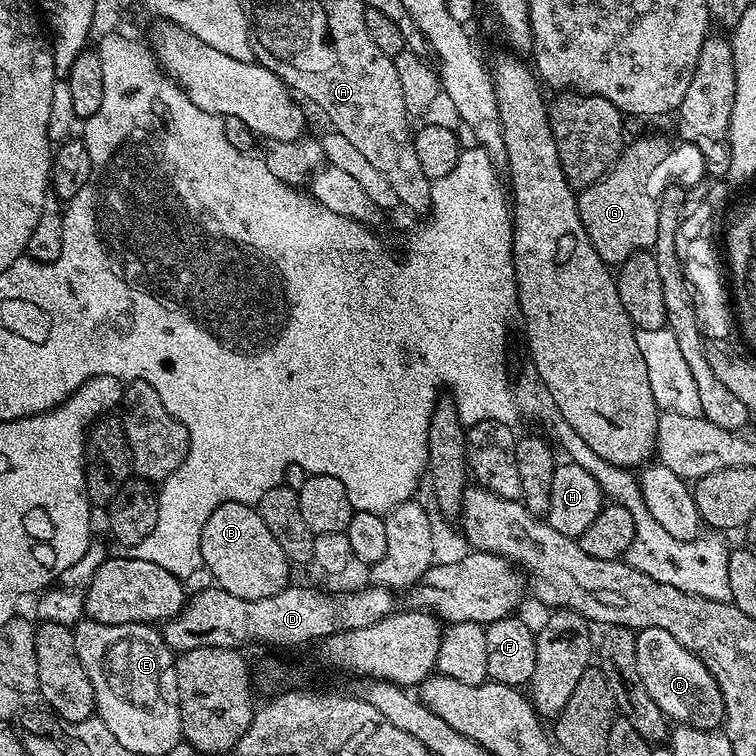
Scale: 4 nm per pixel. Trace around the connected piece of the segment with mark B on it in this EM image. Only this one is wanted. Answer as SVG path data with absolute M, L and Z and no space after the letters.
M226 502L218 506L218 510L214 510L210 518L206 518L206 526L202 526L200 549L202 550L202 565L206 572L208 568L209 574L216 579L213 580L215 587L228 591L234 598L257 600L278 594L283 588L289 587L290 561L288 556L282 550L282 546L278 546L274 534L270 534L266 522L262 522L259 511L251 504Z

